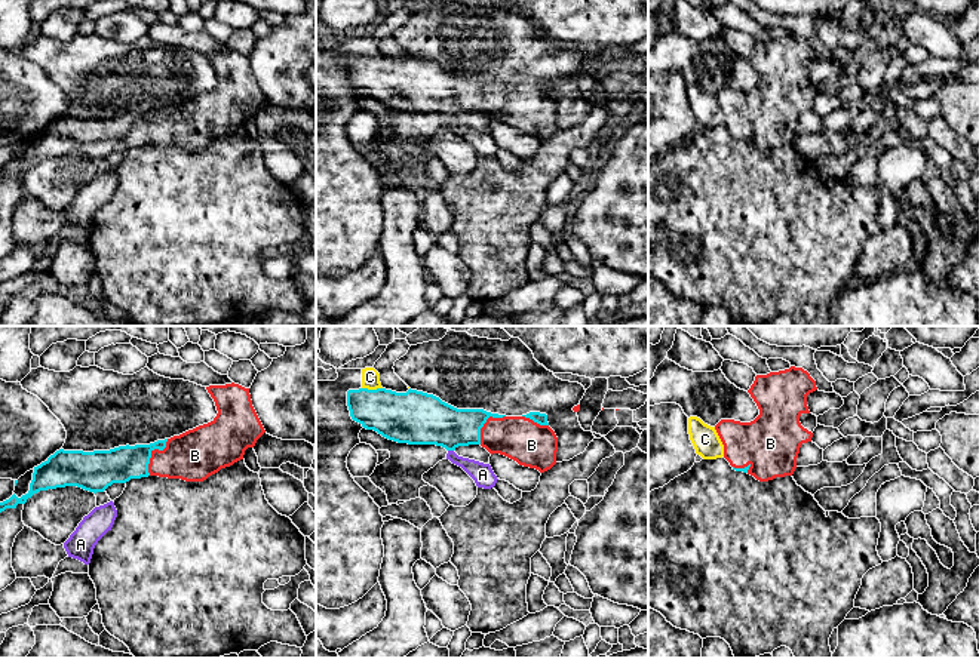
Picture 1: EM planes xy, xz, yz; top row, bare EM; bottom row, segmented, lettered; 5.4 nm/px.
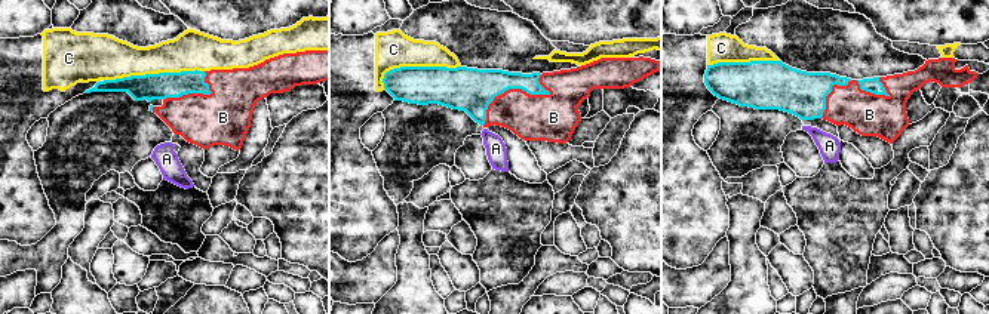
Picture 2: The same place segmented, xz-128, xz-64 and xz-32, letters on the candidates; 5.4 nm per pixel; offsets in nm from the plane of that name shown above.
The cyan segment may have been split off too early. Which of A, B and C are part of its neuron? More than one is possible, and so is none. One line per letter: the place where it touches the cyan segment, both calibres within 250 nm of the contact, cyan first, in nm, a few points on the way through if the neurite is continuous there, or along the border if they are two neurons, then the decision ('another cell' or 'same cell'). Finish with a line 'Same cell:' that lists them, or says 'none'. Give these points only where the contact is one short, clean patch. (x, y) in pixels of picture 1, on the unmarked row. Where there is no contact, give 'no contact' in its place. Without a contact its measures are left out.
A: meets cyan in xz at (451, 117); 280 nm thick on the cyan side, 120 nm on the other; border along xz (448, 117), (453, 119); another cell
B: meets cyan in xy at (150, 122); 190 nm thick on the cyan side, 280 nm on the other; same cell
C: meets cyan in xz at (373, 58); 280 nm thick on the cyan side, 100 nm on the other; another cell
Same cell: B

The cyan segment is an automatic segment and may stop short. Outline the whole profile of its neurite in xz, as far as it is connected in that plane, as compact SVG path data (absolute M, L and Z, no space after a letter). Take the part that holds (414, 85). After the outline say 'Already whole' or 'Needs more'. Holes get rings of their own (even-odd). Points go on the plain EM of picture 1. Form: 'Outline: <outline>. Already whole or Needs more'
Outline: M349 58L353 89L383 105L408 113L436 113L446 119L481 113L540 141L556 132L558 105L547 83L506 84L484 77L457 77L417 58Z. Needs more

